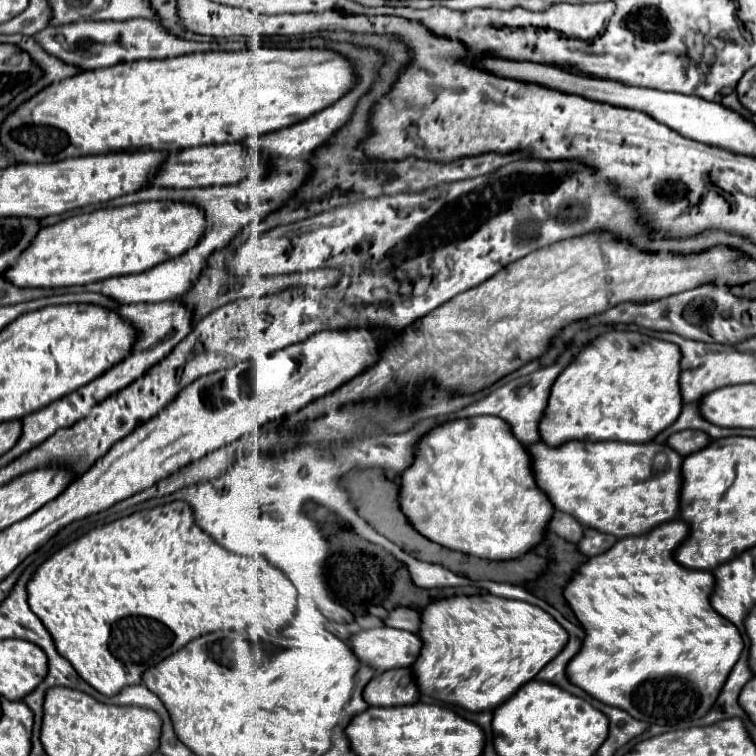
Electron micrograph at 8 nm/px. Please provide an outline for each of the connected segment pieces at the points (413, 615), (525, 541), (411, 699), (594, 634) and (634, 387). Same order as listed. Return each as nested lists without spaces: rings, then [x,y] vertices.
[[[397,607],[393,609],[385,619],[383,619],[385,625],[389,627],[395,627],[395,629],[405,629],[405,631],[411,631],[411,633],[419,633],[419,623],[421,623],[421,617],[415,609],[411,607]]]
[[[499,417],[453,419],[433,427],[413,453],[413,463],[399,473],[399,505],[407,521],[423,537],[481,559],[515,559],[541,541],[553,505],[537,487],[531,471],[531,457],[523,443],[515,439],[509,425]]]
[[[389,669],[373,679],[363,689],[367,705],[411,705],[419,701],[419,689],[411,669]]]
[[[673,519],[645,535],[619,539],[609,551],[583,563],[563,591],[585,631],[581,651],[567,667],[569,681],[601,703],[629,711],[635,719],[669,727],[699,719],[711,709],[725,677],[743,651],[743,639],[737,627],[711,607],[713,573],[689,571],[673,559],[673,551],[687,535],[689,525]]]
[[[631,329],[601,333],[575,355],[551,385],[547,409],[539,421],[541,439],[553,447],[571,439],[653,441],[681,413],[679,361],[681,351],[673,343]]]

